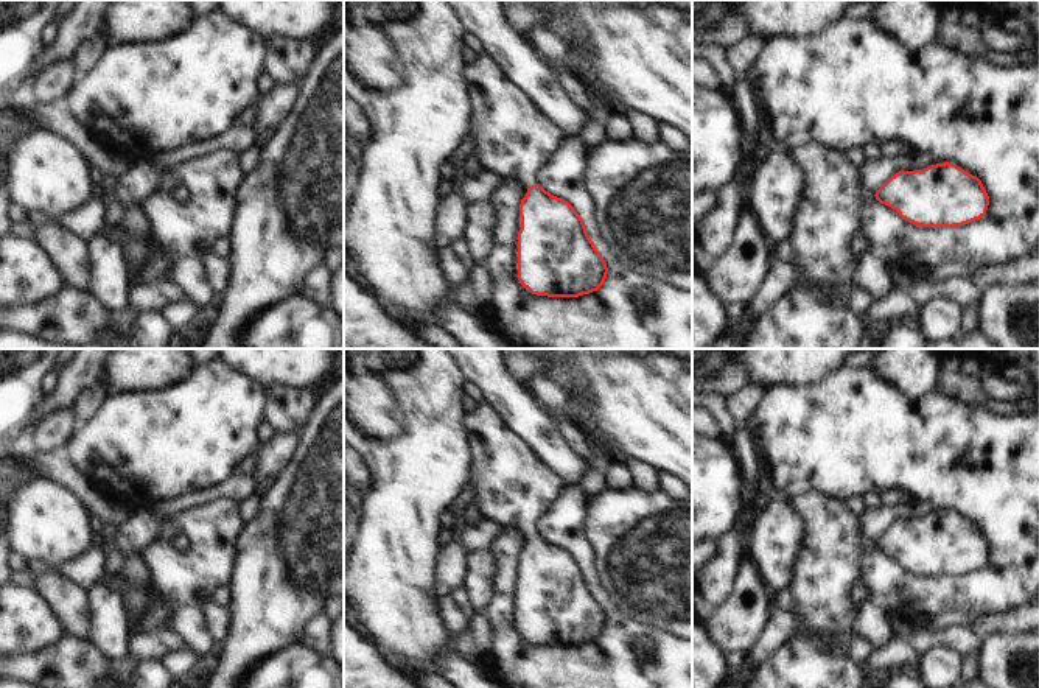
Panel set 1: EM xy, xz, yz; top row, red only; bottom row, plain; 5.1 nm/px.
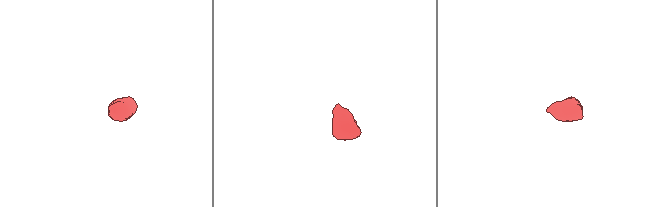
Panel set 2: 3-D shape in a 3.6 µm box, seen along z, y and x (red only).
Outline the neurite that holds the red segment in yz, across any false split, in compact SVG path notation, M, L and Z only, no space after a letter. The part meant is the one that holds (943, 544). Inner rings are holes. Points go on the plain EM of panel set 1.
M949 511L899 520L874 545L919 576L963 574L985 565L989 554L981 529Z

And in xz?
M488 403L470 412L467 425L474 445L471 484L481 514L527 537L520 553L518 629L532 643L547 646L597 640L608 616L583 568L568 549L538 532L568 481Z

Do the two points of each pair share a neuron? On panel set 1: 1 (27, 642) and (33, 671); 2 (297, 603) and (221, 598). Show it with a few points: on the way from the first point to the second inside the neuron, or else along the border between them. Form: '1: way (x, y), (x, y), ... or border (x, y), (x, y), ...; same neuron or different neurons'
1: border (62, 638), (55, 646), (16, 657); different neurons
2: border (229, 587), (230, 607); different neurons

